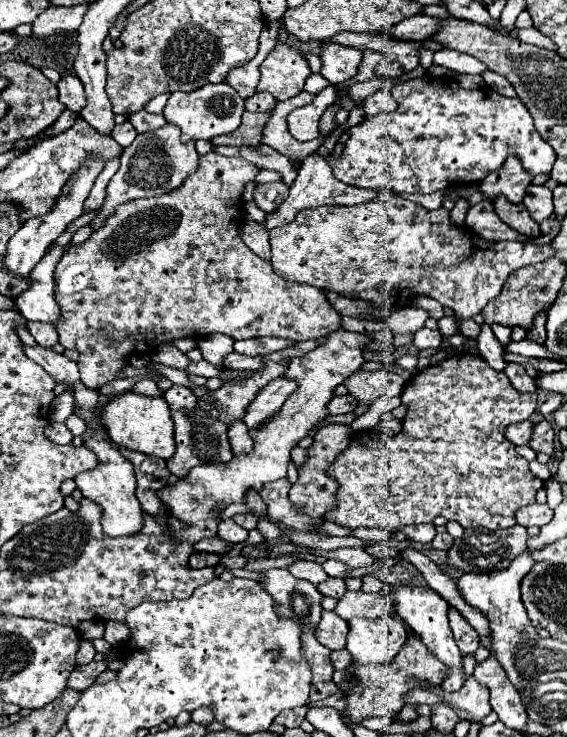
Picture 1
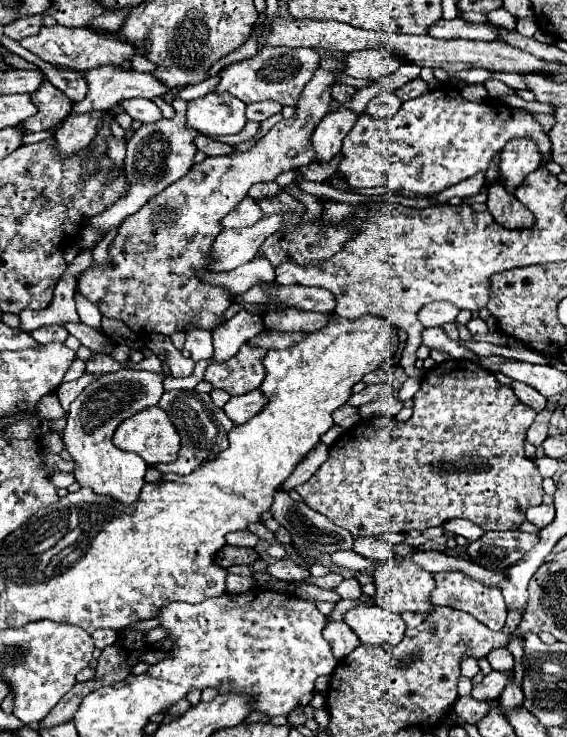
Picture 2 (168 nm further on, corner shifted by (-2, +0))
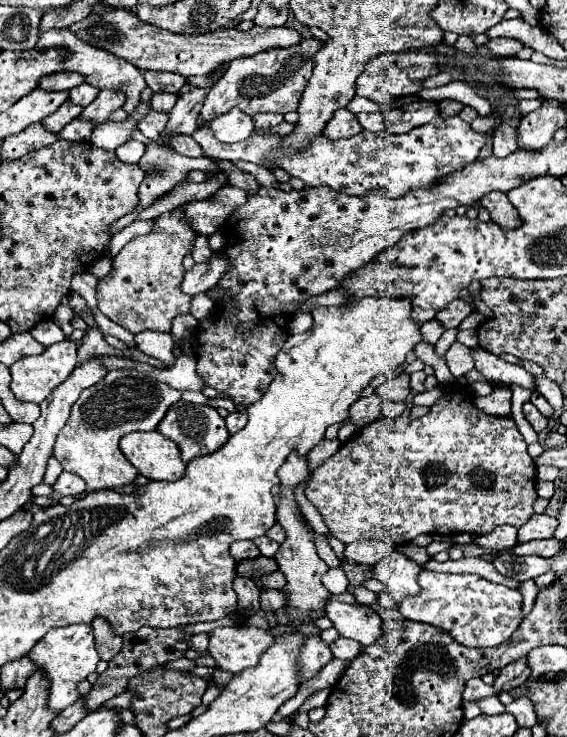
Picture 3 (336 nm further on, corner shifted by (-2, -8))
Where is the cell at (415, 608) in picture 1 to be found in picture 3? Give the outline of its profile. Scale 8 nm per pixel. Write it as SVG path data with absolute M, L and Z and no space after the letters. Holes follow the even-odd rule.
M392 550L384 560L380 560L380 564L374 566L374 578L386 584L392 600L400 606L404 598L420 592L420 570L422 568L414 560L406 558L398 550Z

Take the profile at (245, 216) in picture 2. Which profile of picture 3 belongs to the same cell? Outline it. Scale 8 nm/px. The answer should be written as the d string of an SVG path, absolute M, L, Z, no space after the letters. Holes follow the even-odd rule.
M198 236L191 252L195 263L205 262L211 254L209 253L208 236Z

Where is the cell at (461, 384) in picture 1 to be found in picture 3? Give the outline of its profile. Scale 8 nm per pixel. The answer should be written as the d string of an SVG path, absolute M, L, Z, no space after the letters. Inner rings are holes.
M444 386L442 396L418 420L380 418L360 428L340 450L312 474L306 498L322 514L330 534L340 542L382 540L400 546L418 534L488 534L502 524L520 528L534 516L536 464L526 452L526 442L512 416L490 416L476 408L466 386Z

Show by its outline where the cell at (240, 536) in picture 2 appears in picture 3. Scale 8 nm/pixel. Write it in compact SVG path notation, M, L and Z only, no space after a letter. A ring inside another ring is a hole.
M238 540L238 542L234 542L230 546L230 554L232 554L232 558L236 562L240 562L240 560L246 560L246 558L260 556L260 550L252 540Z

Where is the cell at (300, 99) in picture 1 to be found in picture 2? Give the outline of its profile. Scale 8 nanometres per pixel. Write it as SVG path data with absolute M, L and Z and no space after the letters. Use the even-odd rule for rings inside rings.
M248 122L246 128L240 134L236 134L236 136L220 136L220 138L214 138L214 140L220 140L220 142L226 142L226 144L234 146L234 144L240 144L240 142L246 142L246 140L254 138L256 132L258 132L258 124L256 122Z

